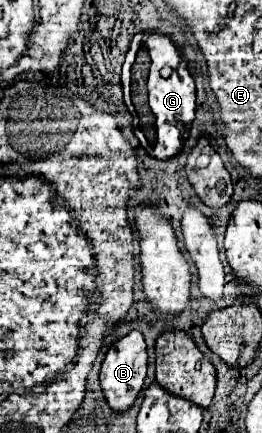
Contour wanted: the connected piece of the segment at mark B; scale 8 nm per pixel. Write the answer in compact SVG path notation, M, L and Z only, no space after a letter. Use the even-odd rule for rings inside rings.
M140 331L128 333L124 339L116 341L108 349L106 359L102 363L102 369L100 369L100 385L102 385L102 391L104 391L104 397L106 397L108 405L114 411L124 413L136 403L136 399L140 395L140 389L144 385L144 379L146 379L146 365L148 365L146 343L144 343L144 337L142 337Z

